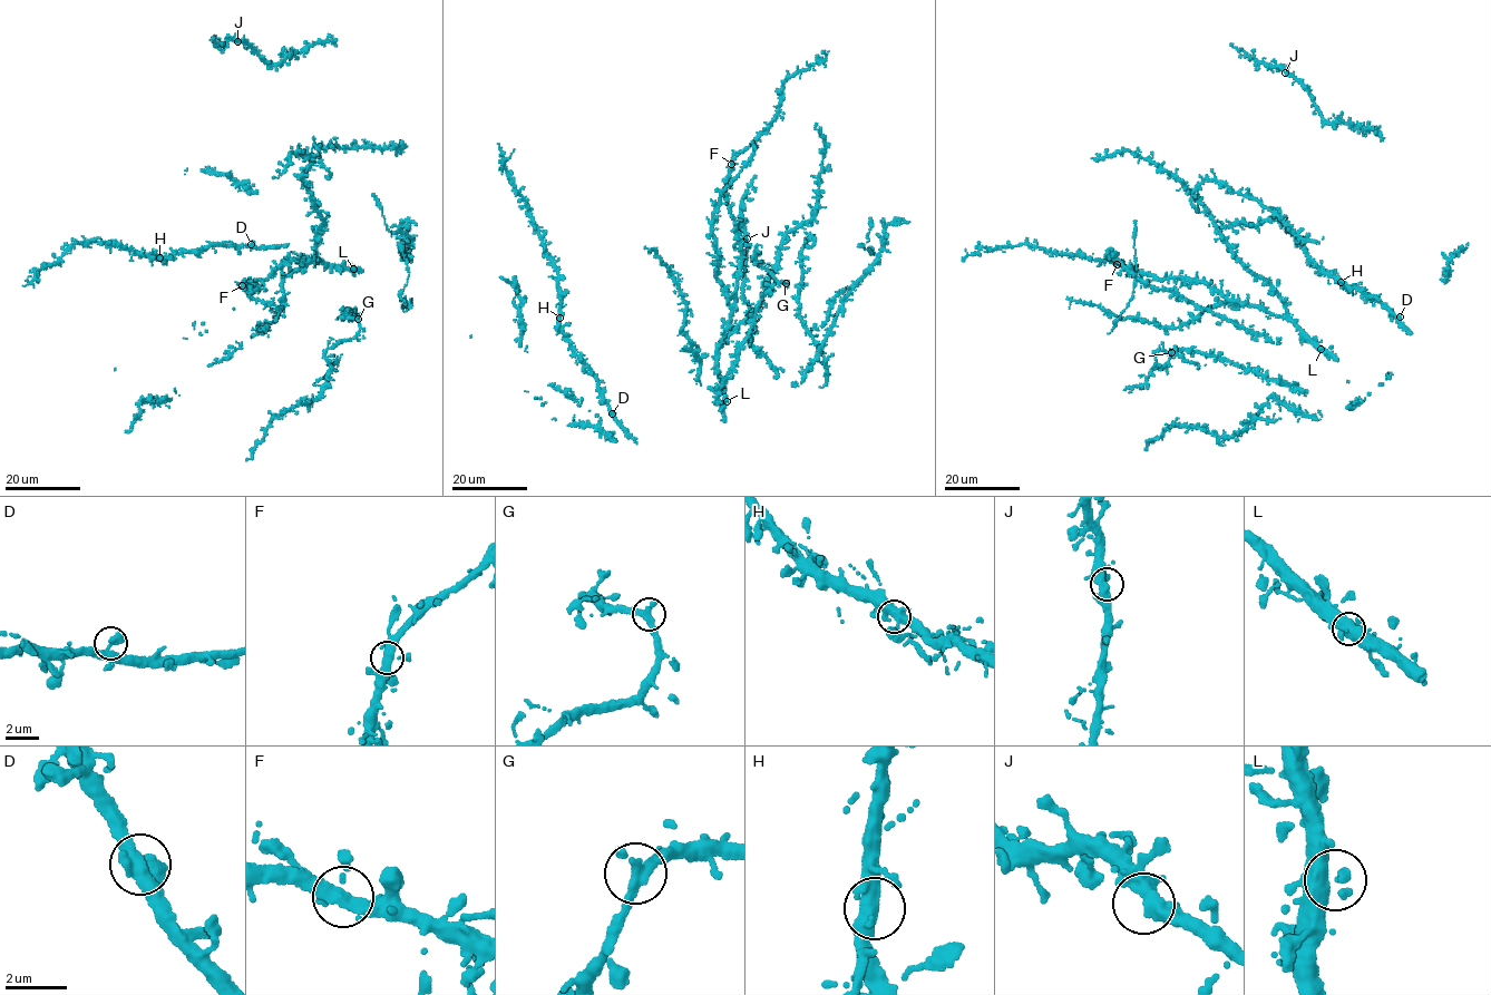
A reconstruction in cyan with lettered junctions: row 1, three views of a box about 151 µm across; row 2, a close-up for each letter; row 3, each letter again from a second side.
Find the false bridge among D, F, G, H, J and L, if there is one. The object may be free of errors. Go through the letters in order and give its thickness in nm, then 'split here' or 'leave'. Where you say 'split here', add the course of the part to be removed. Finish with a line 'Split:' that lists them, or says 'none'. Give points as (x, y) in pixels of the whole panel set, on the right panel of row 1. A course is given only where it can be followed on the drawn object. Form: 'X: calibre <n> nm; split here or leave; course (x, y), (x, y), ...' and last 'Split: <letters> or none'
D: calibre 360 nm; leave
F: calibre 420 nm; leave
G: calibre 380 nm; leave
H: calibre 480 nm; leave
J: calibre 460 nm; leave
L: calibre 340 nm; leave
Split: none

